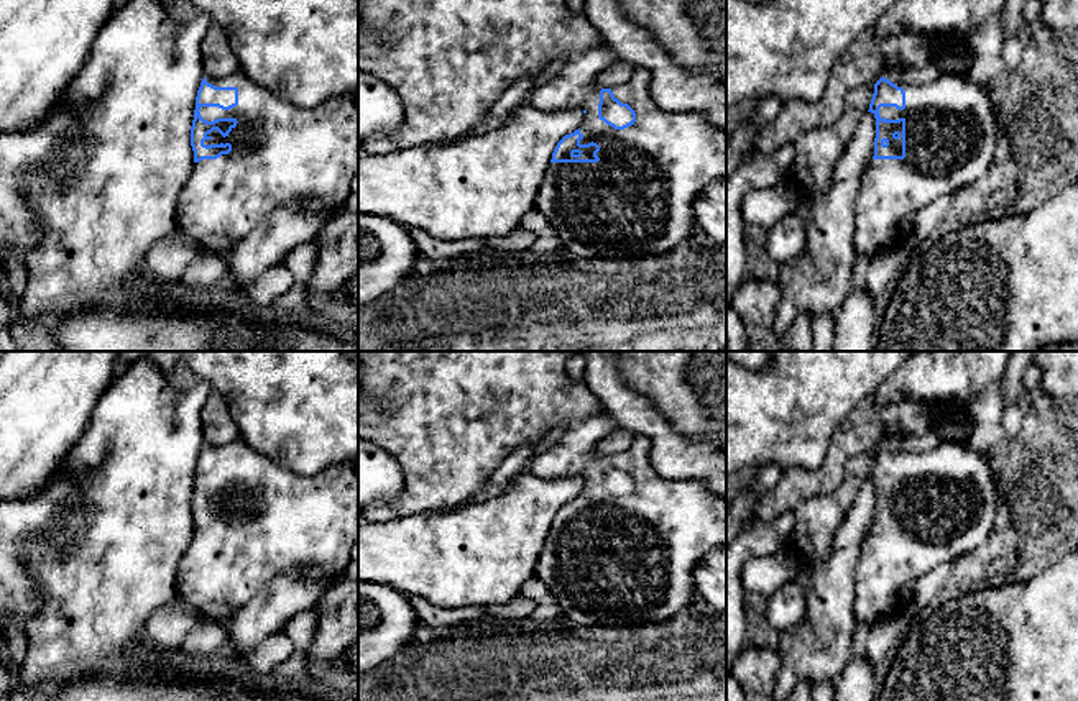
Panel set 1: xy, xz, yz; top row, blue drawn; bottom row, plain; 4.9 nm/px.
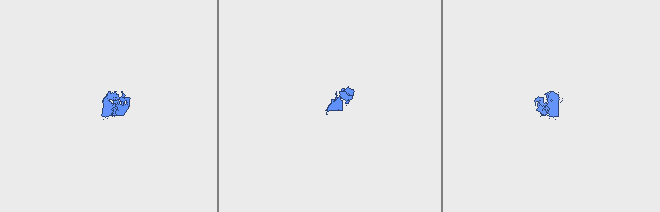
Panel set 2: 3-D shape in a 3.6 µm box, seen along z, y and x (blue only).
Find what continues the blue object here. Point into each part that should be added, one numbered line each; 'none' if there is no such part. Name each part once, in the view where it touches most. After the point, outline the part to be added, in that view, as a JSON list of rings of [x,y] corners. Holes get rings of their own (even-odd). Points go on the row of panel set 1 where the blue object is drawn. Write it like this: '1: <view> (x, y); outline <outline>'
1: xy (281, 155); outline [[[242,69],[225,79],[205,80],[215,87],[237,87],[238,105],[230,110],[200,107],[207,121],[235,118],[238,123],[223,138],[217,130],[209,133],[204,144],[230,143],[232,151],[217,159],[194,163],[194,169],[177,199],[177,228],[191,236],[200,250],[227,259],[237,245],[248,238],[268,217],[288,205],[306,212],[329,210],[337,213],[350,195],[350,182],[358,176],[358,105],[353,95],[334,97],[317,107],[296,107],[253,82]]]

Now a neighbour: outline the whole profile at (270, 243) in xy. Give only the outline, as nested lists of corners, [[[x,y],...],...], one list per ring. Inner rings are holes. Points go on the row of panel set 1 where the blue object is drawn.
[[[297,205],[273,212],[225,259],[235,289],[246,292],[253,281],[271,266],[283,263],[297,245],[311,241],[332,217],[334,212],[306,212]]]

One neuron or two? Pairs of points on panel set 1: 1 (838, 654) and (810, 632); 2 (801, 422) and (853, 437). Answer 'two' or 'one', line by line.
1: one
2: two

